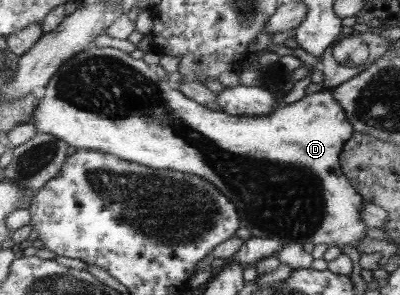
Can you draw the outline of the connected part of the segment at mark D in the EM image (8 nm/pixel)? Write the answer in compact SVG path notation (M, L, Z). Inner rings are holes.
M95 42L88 45L88 48L77 53L77 56L69 58L65 64L61 65L59 72L49 82L43 98L39 99L35 105L30 123L37 128L37 133L55 135L55 138L65 140L69 146L75 146L77 149L96 150L102 153L113 154L113 156L125 159L129 162L136 162L143 166L148 166L152 170L175 170L183 173L197 175L210 183L213 183L225 194L227 198L232 199L233 203L239 208L241 223L252 236L259 238L274 238L275 241L284 245L299 242L327 244L329 247L339 247L344 249L345 245L357 247L357 241L367 237L367 224L363 222L361 213L364 212L364 196L360 194L356 187L349 182L348 177L343 173L340 166L340 154L344 150L344 144L353 137L355 127L348 118L344 107L337 102L331 89L324 88L321 91L312 94L306 94L302 99L291 104L279 106L275 111L265 116L237 116L226 113L225 111L215 111L203 106L196 100L189 98L179 89L171 88L165 80L151 70L151 64L145 64L145 59L135 60L129 53L121 52L120 49L111 46L96 46Z

